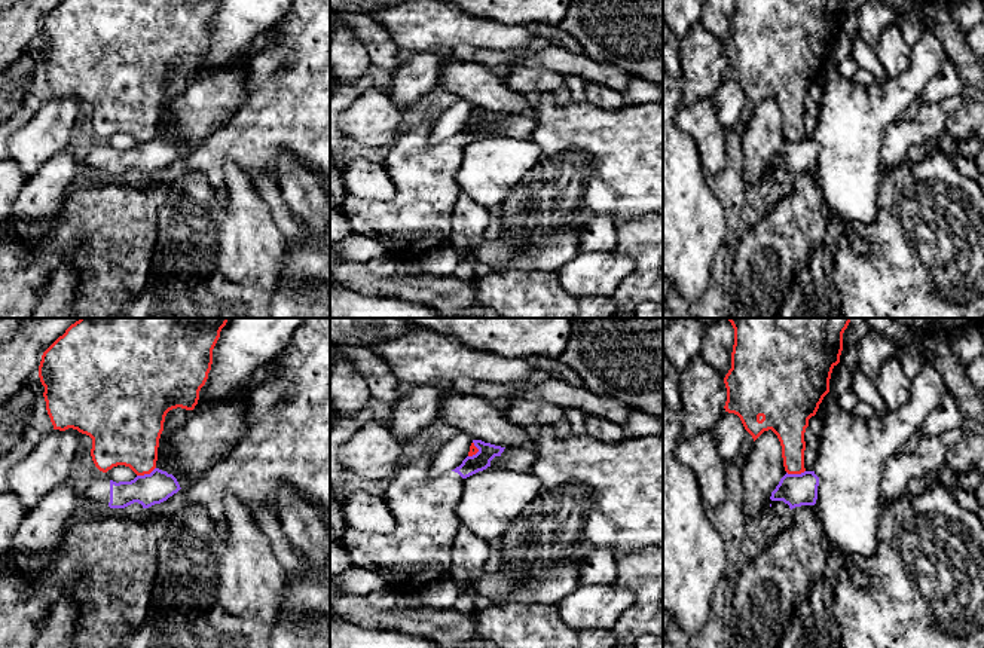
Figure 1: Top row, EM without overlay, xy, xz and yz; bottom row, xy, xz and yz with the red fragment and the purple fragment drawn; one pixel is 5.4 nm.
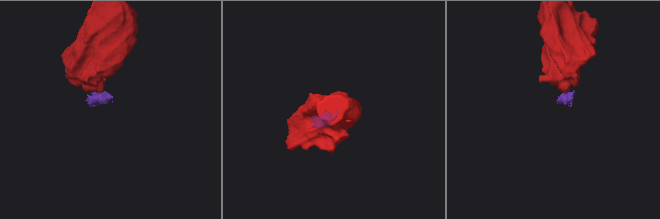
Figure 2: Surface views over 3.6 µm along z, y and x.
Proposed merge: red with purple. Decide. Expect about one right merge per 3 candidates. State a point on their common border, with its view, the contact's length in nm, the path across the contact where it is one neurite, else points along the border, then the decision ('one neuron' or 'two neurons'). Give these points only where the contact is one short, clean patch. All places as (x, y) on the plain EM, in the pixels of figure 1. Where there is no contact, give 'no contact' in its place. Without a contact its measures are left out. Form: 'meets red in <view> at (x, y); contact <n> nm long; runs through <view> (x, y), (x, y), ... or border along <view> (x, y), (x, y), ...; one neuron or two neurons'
meets red in xy at (146, 140); contact 120 nm long; border along xy (155, 134), (149, 140), (137, 143); two neurons

